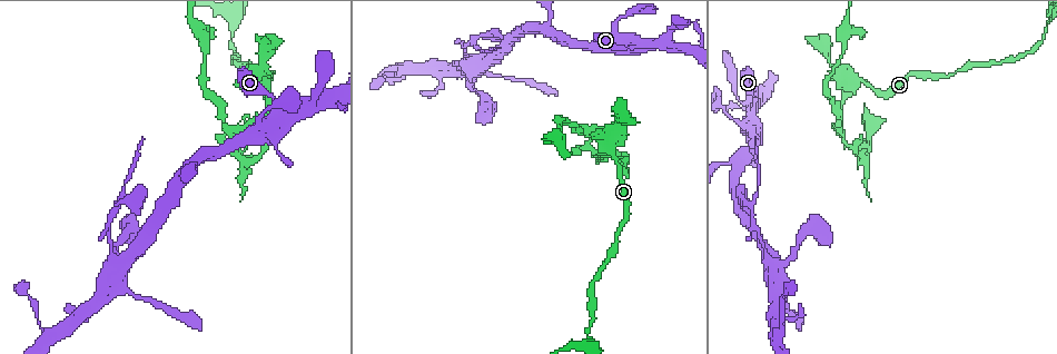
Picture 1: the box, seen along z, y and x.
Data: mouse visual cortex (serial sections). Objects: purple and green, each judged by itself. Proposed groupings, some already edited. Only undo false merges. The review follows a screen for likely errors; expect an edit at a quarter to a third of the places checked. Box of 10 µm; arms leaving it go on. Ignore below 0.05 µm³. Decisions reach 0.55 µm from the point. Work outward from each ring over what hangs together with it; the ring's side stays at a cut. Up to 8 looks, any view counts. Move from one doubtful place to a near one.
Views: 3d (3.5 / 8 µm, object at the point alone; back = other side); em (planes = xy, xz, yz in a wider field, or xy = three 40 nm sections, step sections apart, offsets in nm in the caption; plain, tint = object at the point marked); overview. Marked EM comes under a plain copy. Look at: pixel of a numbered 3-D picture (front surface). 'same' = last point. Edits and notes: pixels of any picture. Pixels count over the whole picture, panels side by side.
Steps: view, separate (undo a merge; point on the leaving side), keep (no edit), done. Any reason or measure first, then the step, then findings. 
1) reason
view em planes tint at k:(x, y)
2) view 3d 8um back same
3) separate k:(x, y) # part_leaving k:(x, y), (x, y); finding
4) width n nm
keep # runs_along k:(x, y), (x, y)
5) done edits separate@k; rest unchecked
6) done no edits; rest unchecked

four or more arms meet
view 3d 3.5um at 1:(744, 126)

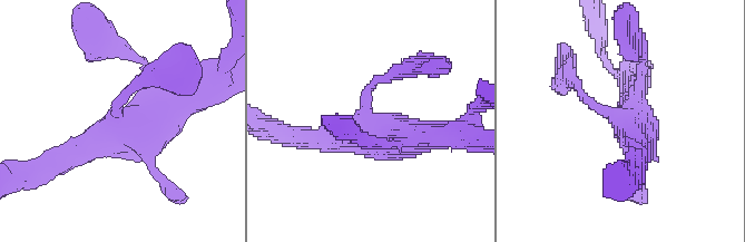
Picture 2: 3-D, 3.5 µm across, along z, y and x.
view em xy step 1 tint at 2:(118, 118)

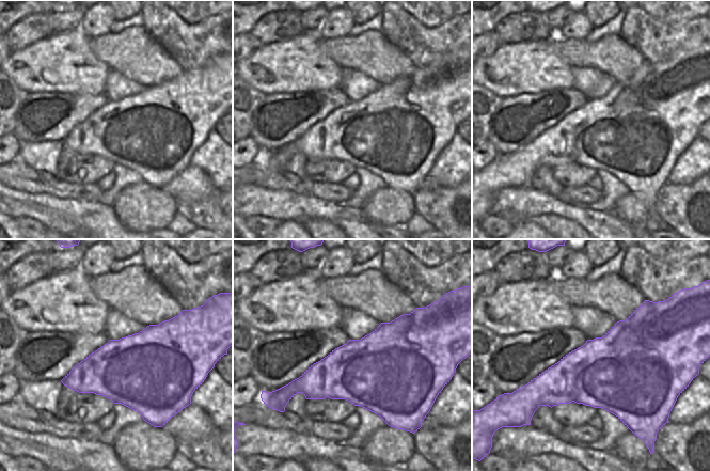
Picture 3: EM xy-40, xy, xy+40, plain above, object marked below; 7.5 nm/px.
width 600 nm
keep # runs_along 2:(140, 61), (150, 109), (66, 157); one cell here

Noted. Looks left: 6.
arms part here
view 3d 8um at 1:(852, 82)

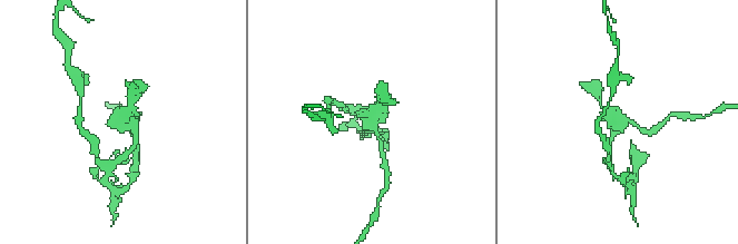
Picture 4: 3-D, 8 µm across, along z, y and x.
closer look
view 3d 3.5um same

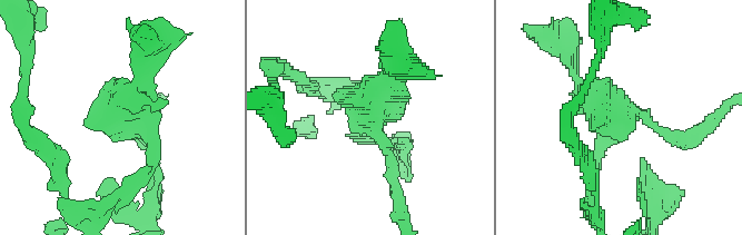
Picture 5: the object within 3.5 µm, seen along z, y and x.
view em planes tint at 5:(617, 114)

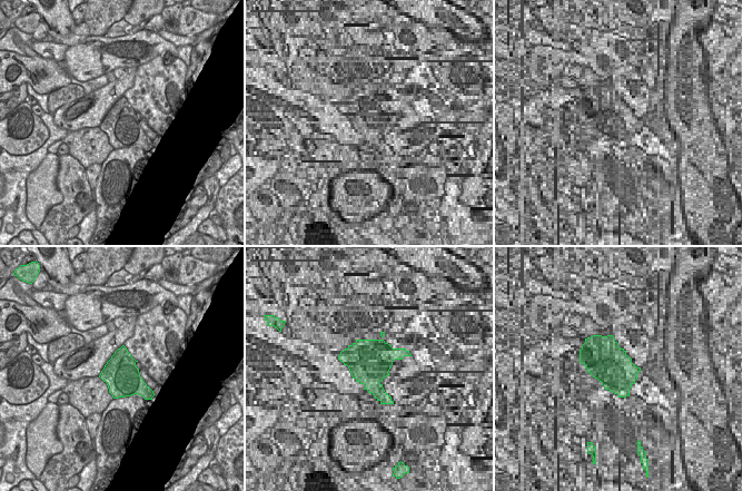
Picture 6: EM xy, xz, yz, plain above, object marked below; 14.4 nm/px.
width 500 nm
separate 5:(155, 170) # part_leaving 5:(138, 127), (151, 164), (104, 208); a second cell is stuck on

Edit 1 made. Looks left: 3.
a fork
view 3d 8um at 1:(737, 164)

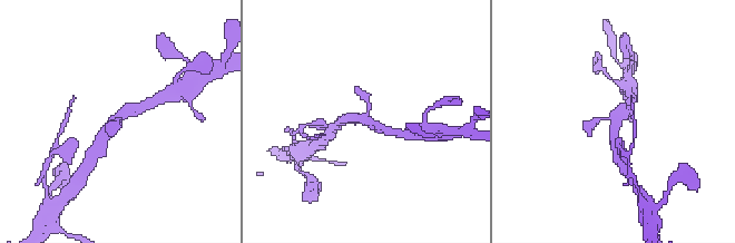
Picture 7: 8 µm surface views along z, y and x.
view em planes tint same

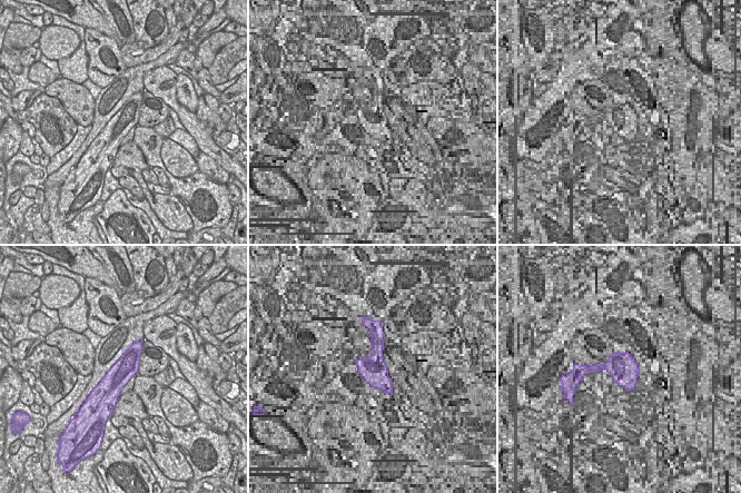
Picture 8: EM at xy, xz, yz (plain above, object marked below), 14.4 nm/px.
width 320 nm
keep # runs_along 8:(139, 344), (112, 383), (112, 403); all the same cell

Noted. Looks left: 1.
done edits separate@5; rest unchecked

